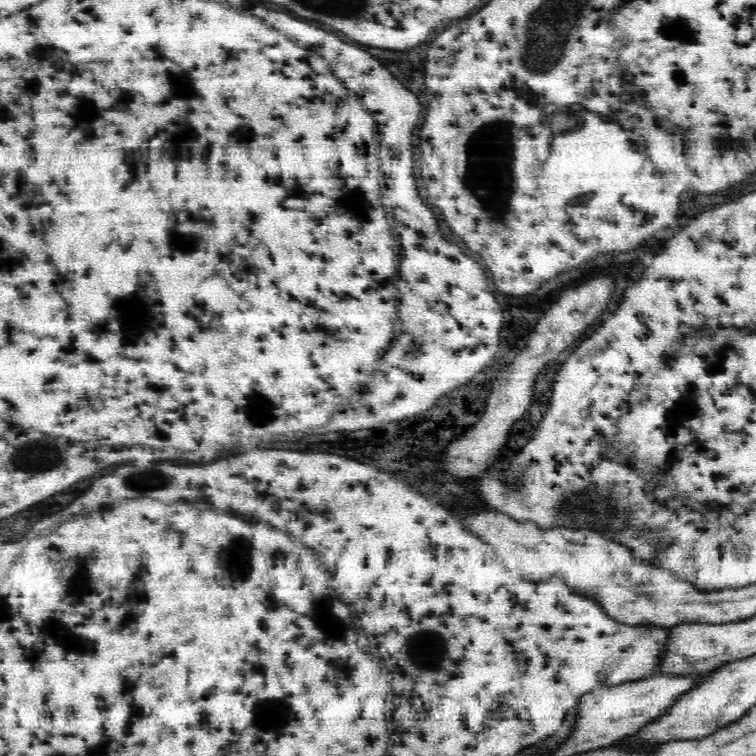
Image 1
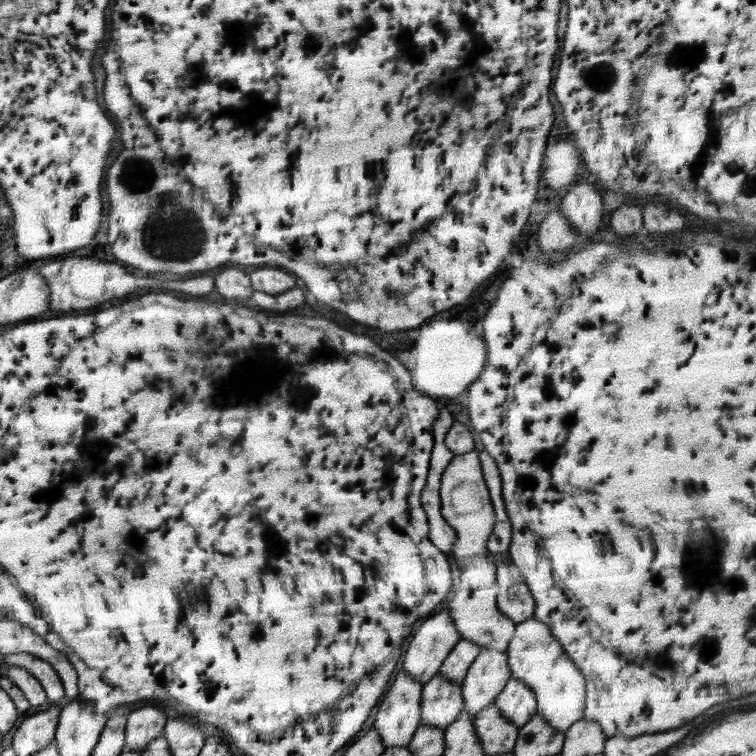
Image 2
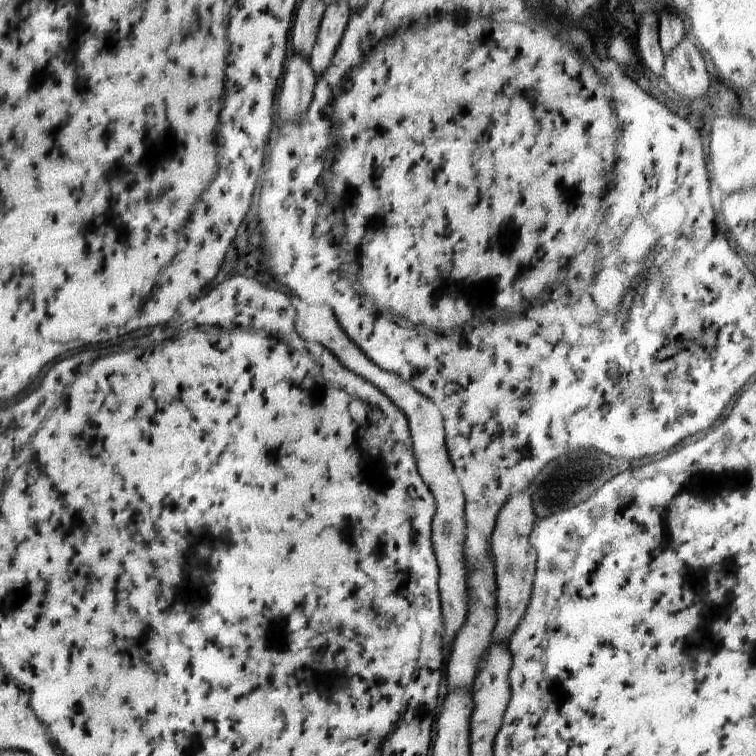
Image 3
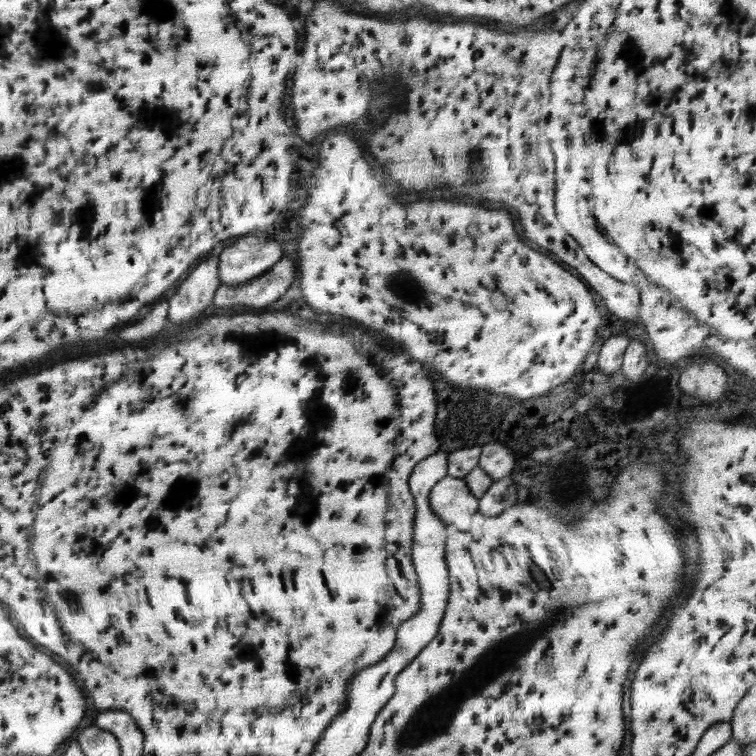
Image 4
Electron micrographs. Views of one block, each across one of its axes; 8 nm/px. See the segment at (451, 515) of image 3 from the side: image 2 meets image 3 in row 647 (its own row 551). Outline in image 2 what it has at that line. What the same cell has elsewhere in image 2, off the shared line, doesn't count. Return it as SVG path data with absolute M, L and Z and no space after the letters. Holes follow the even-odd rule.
M442 410L440 416L436 416L436 420L432 424L434 446L432 447L426 484L420 496L422 508L426 511L428 524L430 524L430 542L434 542L434 546L438 546L445 553L452 551L452 546L457 540L456 531L446 522L440 508L442 474L455 456L445 445L445 436L454 421L448 410Z

